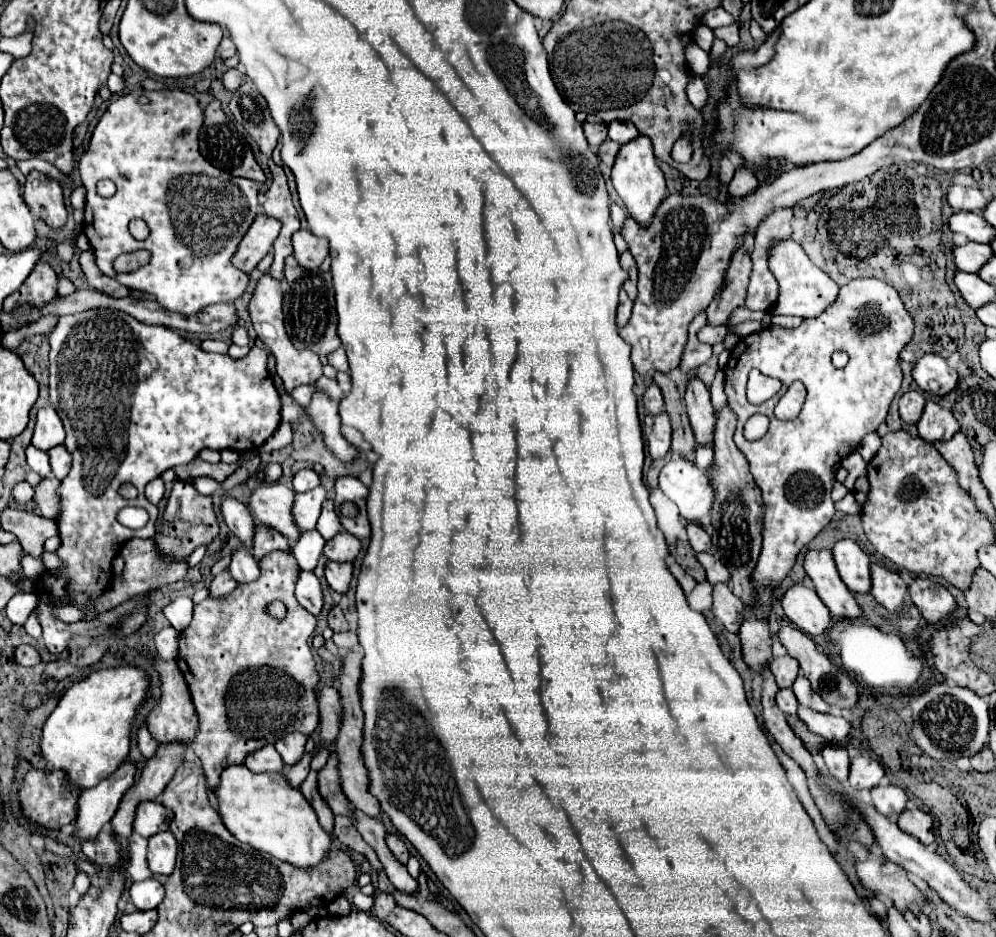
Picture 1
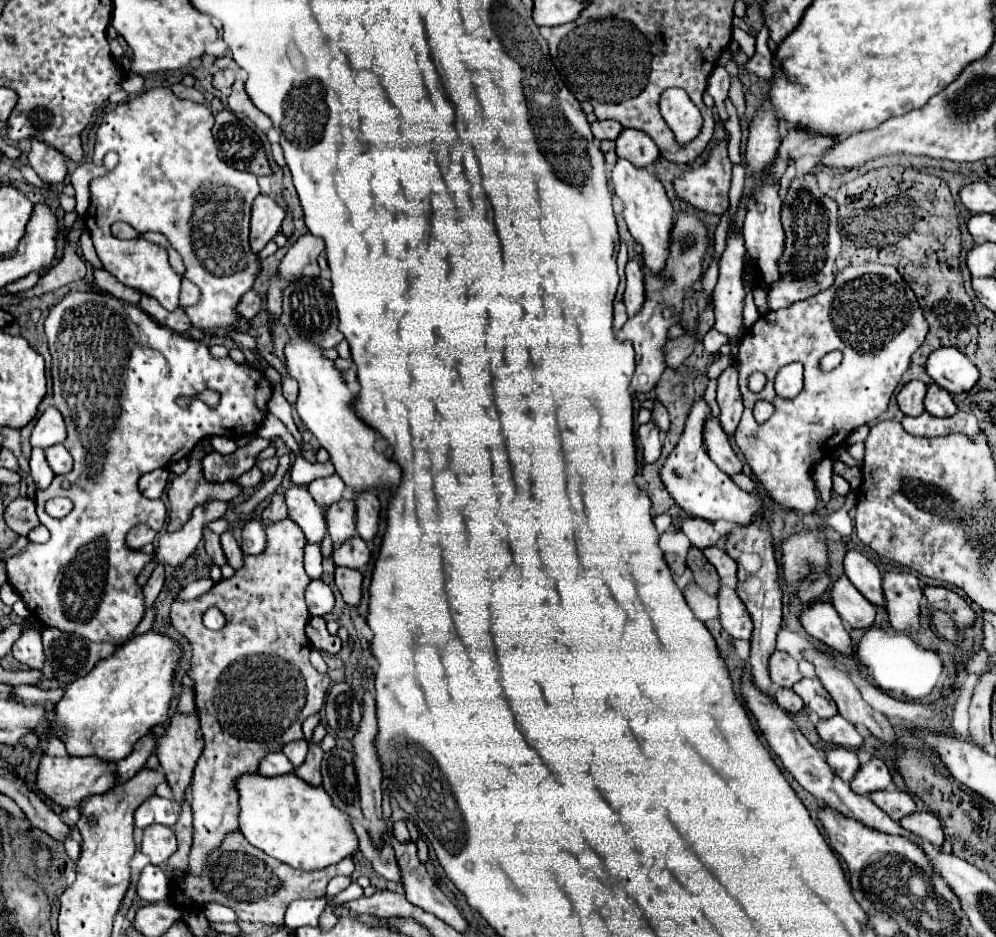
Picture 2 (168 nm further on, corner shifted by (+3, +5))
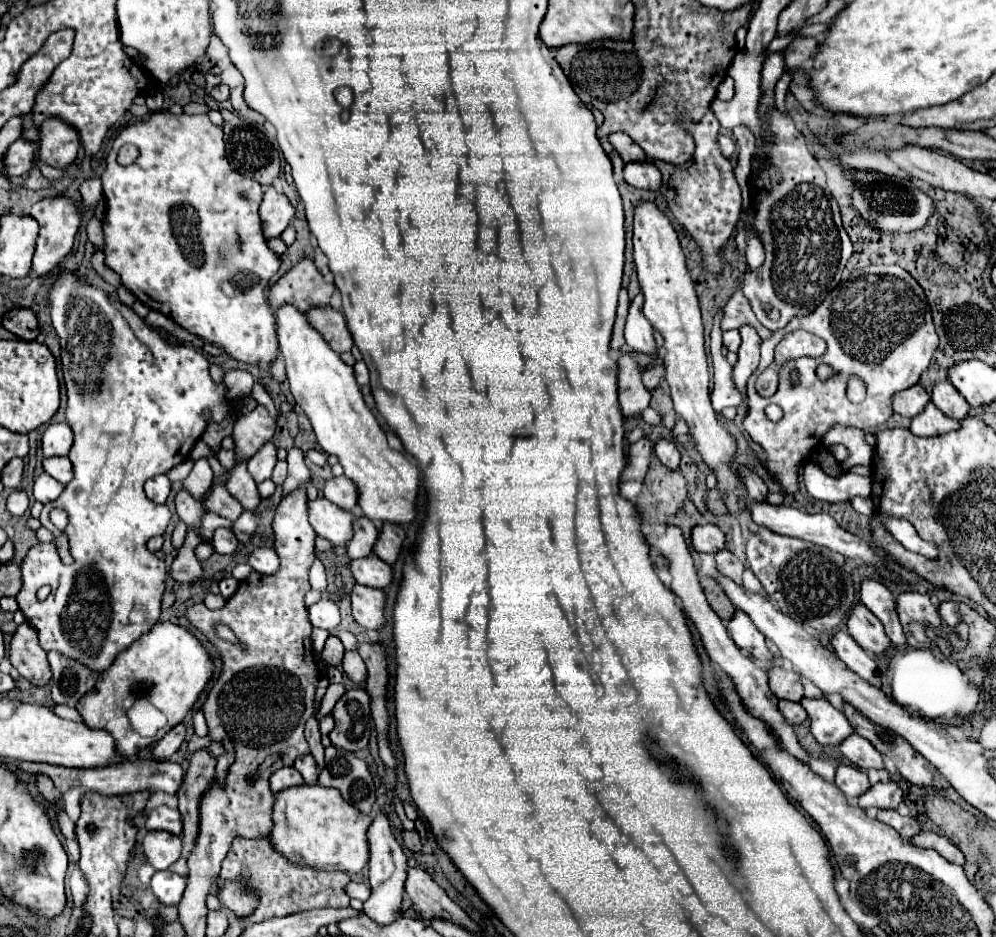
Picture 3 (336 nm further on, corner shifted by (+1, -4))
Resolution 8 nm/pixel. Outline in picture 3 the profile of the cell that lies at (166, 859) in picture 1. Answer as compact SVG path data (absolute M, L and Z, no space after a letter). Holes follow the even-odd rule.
M148 831L144 841L144 853L146 859L160 871L168 869L176 859L180 857L182 851L182 841L178 835L170 835L166 831Z

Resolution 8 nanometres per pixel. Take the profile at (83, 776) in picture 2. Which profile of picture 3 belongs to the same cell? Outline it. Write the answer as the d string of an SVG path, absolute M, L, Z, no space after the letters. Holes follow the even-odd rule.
M139 757L126 759L122 763L110 765L110 767L98 767L98 769L66 769L66 767L56 767L56 765L38 765L38 767L34 767L34 771L48 775L54 781L56 789L62 793L68 791L70 787L78 785L80 789L100 791L104 795L124 795L130 791L150 791L150 793L164 791L168 795L176 795L184 781L184 767L180 763L154 761L154 759Z

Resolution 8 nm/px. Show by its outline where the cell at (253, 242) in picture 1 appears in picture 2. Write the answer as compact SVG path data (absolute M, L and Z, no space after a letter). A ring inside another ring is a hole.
M256 196L250 220L250 250L258 254L278 232L286 212L268 196Z

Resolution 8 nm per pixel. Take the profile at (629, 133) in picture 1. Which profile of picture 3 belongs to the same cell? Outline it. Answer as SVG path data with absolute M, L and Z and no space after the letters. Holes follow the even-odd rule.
M628 163L624 167L624 179L638 189L660 191L662 187L662 175L654 163Z

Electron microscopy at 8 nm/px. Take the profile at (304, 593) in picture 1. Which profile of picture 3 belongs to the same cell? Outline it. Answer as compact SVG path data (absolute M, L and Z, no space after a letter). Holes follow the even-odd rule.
M322 597L316 605L310 607L310 621L314 627L320 627L320 629L326 629L326 631L332 631L338 627L340 623L340 611L338 611L338 605L328 599L328 597Z

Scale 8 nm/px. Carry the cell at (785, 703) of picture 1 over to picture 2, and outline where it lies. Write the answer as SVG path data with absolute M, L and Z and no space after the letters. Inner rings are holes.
M778 688L778 690L776 690L776 694L774 694L774 700L776 700L776 704L778 704L780 708L784 708L784 710L786 710L786 712L790 712L790 714L800 712L800 710L802 710L802 706L804 706L802 698L800 698L798 694L794 694L794 690Z

